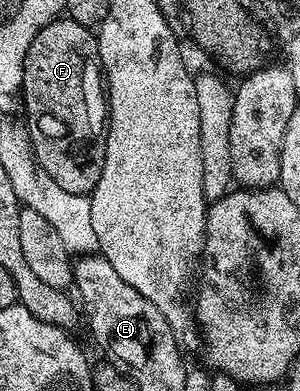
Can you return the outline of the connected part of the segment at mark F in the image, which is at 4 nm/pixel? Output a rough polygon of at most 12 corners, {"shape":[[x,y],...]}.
{"shape":[[94,29],[35,34],[19,99],[38,168],[88,197],[107,88]]}

